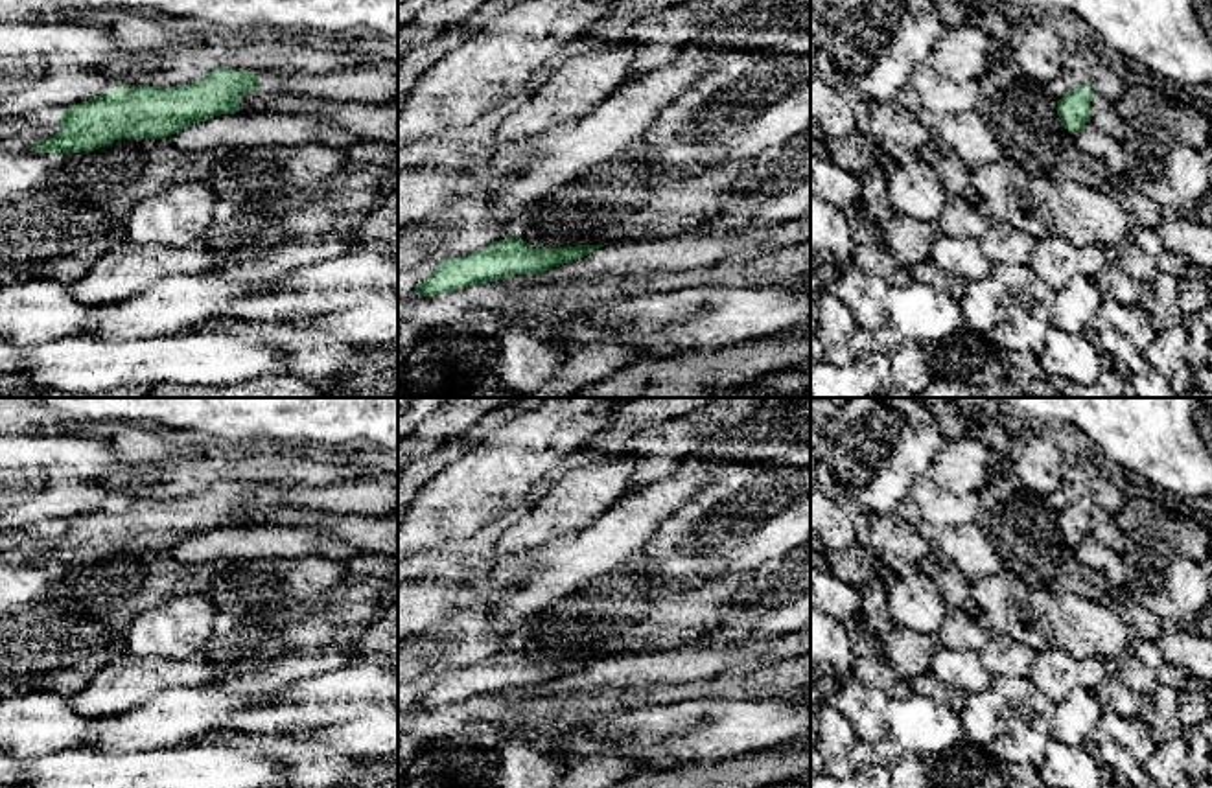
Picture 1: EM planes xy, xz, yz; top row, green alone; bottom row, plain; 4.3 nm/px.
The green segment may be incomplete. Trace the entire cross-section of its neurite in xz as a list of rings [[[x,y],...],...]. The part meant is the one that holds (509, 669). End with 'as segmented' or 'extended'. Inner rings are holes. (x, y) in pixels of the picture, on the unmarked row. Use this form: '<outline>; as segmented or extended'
[[[519,648],[505,650],[473,666],[440,674],[414,705],[433,709],[473,696],[497,694],[514,687],[536,687],[584,670],[600,659],[604,657],[530,661]]]; as segmented

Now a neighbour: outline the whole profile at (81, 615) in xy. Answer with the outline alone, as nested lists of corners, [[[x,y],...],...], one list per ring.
[[[122,550],[81,565],[61,565],[52,585],[22,609],[61,615],[72,630],[109,628],[127,637],[133,619],[173,597],[206,593],[230,560],[182,563],[164,550]]]

